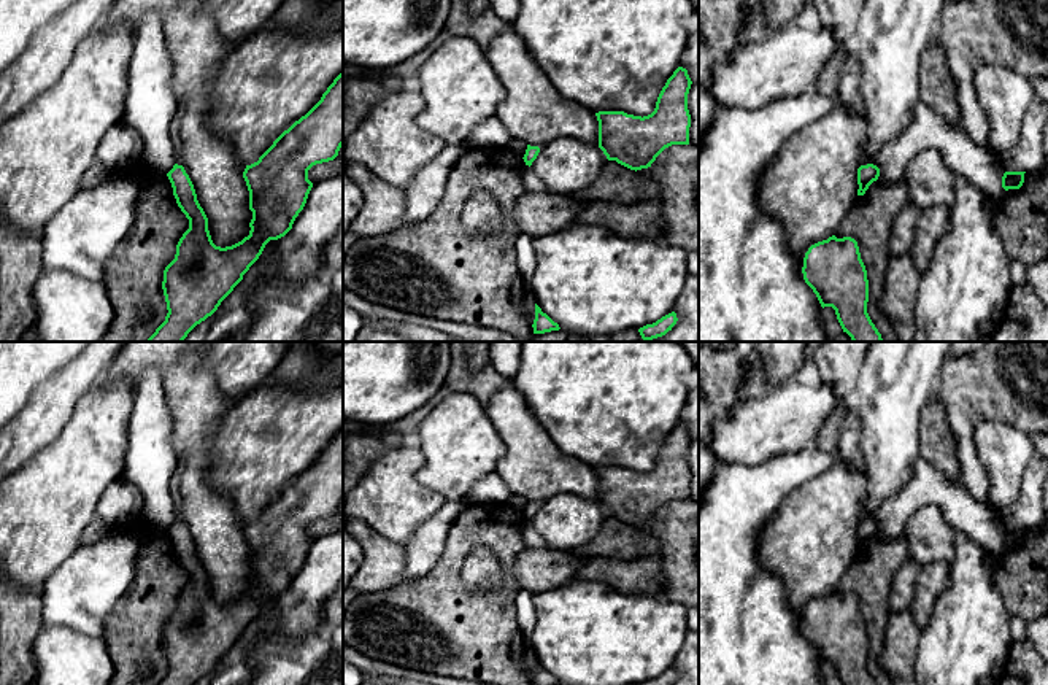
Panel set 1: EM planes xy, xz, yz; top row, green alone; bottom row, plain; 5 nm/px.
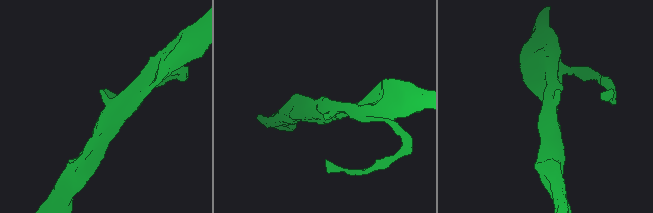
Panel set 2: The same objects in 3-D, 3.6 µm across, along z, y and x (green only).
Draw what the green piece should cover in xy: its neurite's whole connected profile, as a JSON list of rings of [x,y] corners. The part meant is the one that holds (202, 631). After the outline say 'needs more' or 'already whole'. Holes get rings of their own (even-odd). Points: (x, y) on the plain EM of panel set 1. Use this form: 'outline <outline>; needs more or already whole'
outline [[[343,428],[322,450],[321,456],[259,513],[246,521],[243,534],[249,547],[249,591],[232,602],[216,602],[208,586],[208,574],[197,556],[194,540],[183,521],[175,520],[167,529],[178,563],[189,575],[189,585],[176,601],[175,615],[164,626],[162,645],[167,658],[165,677],[157,685],[194,685],[211,672],[221,658],[243,636],[270,596],[284,593],[303,566],[313,539],[308,526],[333,517],[343,502]]]; already whole

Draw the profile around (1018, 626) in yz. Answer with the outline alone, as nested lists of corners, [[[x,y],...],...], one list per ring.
[[[1021,617],[1010,618],[1010,633],[1013,644],[1026,639],[1027,623]]]

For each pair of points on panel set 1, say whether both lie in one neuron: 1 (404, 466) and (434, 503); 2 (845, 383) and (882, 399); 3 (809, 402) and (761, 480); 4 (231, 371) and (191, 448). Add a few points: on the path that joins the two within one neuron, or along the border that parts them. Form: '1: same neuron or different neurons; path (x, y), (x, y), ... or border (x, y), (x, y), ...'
1: same neuron; path (404, 477), (423, 498)
2: different neurons; border (866, 358), (853, 394)
3: different neurons; border (812, 444), (756, 464), (740, 464)
4: different neurons; border (204, 358), (202, 364), (216, 387), (237, 399)

